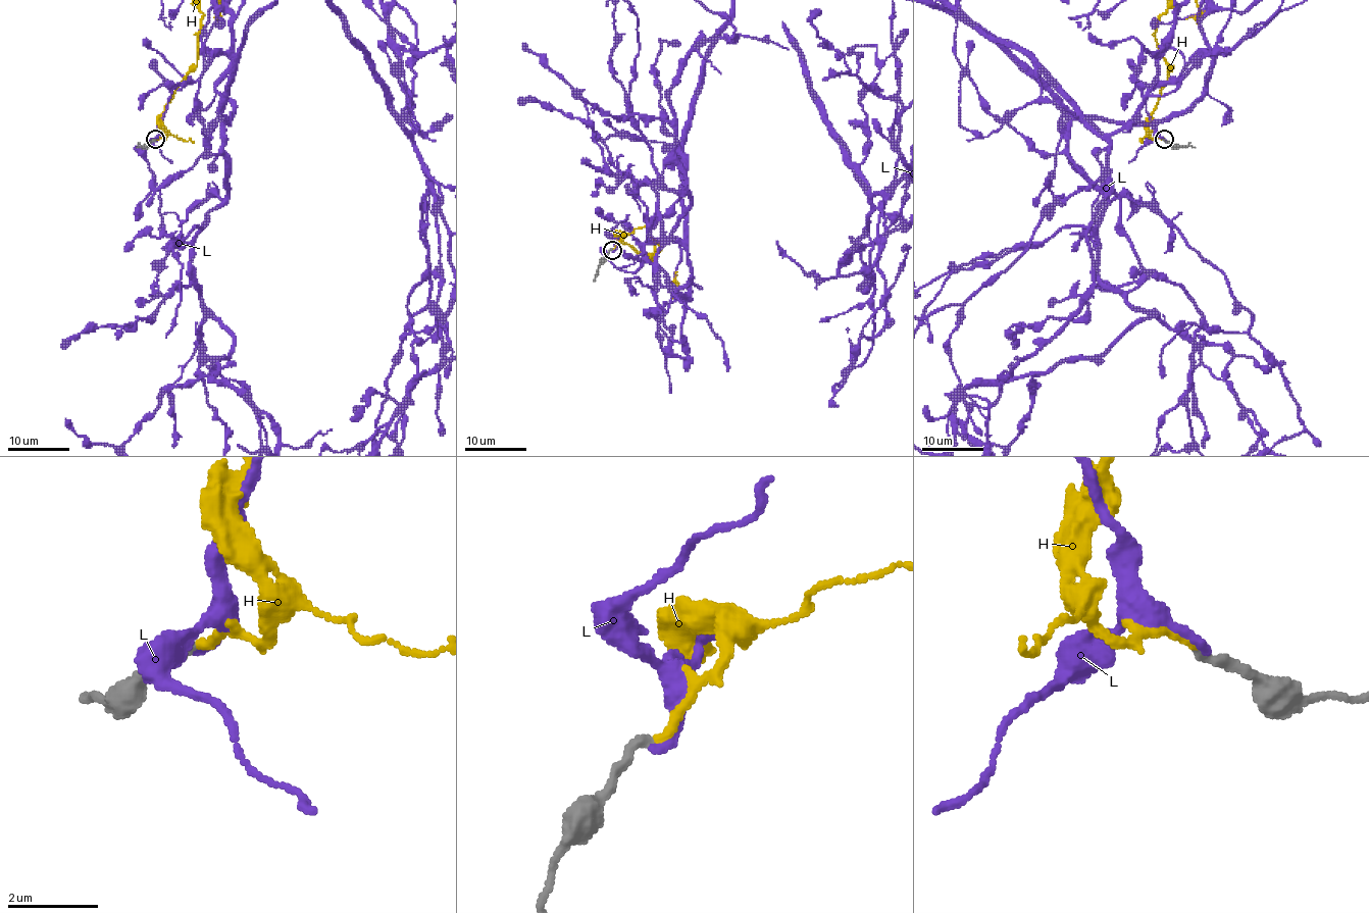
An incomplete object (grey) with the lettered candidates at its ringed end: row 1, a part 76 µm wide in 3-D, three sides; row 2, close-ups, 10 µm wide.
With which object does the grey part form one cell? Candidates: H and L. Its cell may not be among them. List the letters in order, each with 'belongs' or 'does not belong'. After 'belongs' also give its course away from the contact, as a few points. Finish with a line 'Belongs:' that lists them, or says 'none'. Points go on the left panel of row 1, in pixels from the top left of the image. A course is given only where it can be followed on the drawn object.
H: belongs
L: does not belong
Belongs: H

